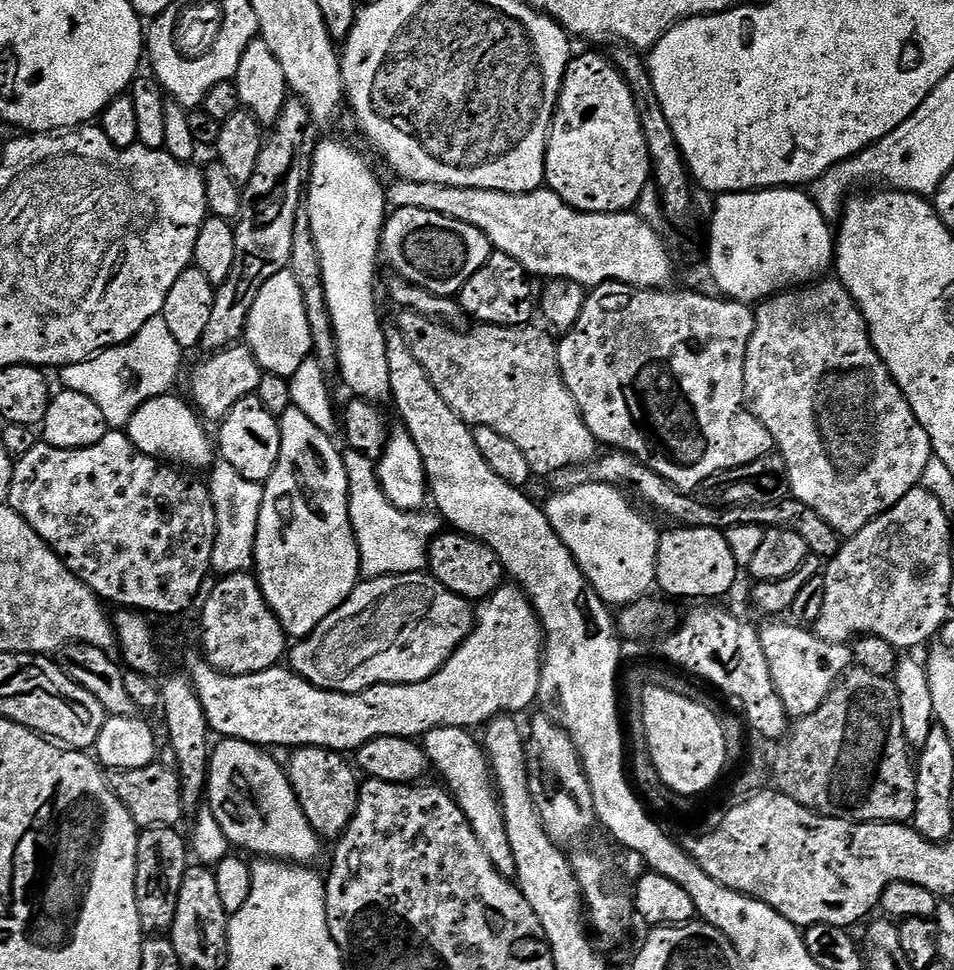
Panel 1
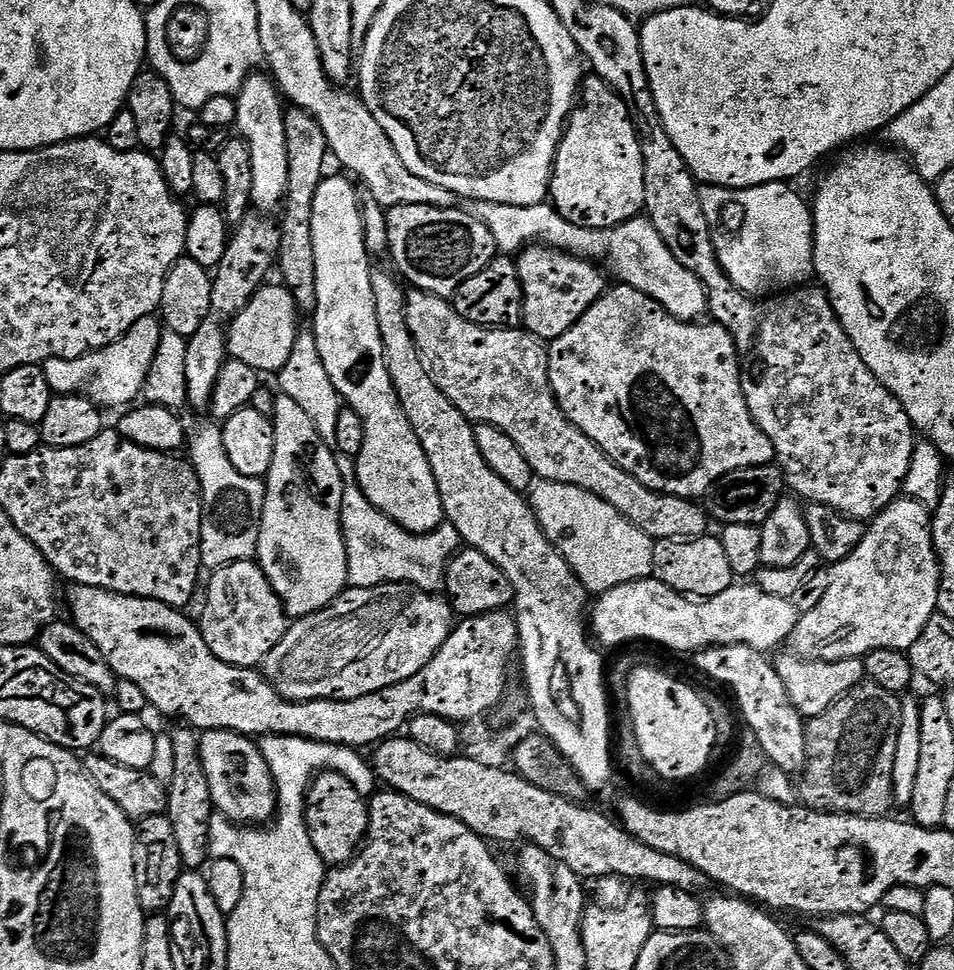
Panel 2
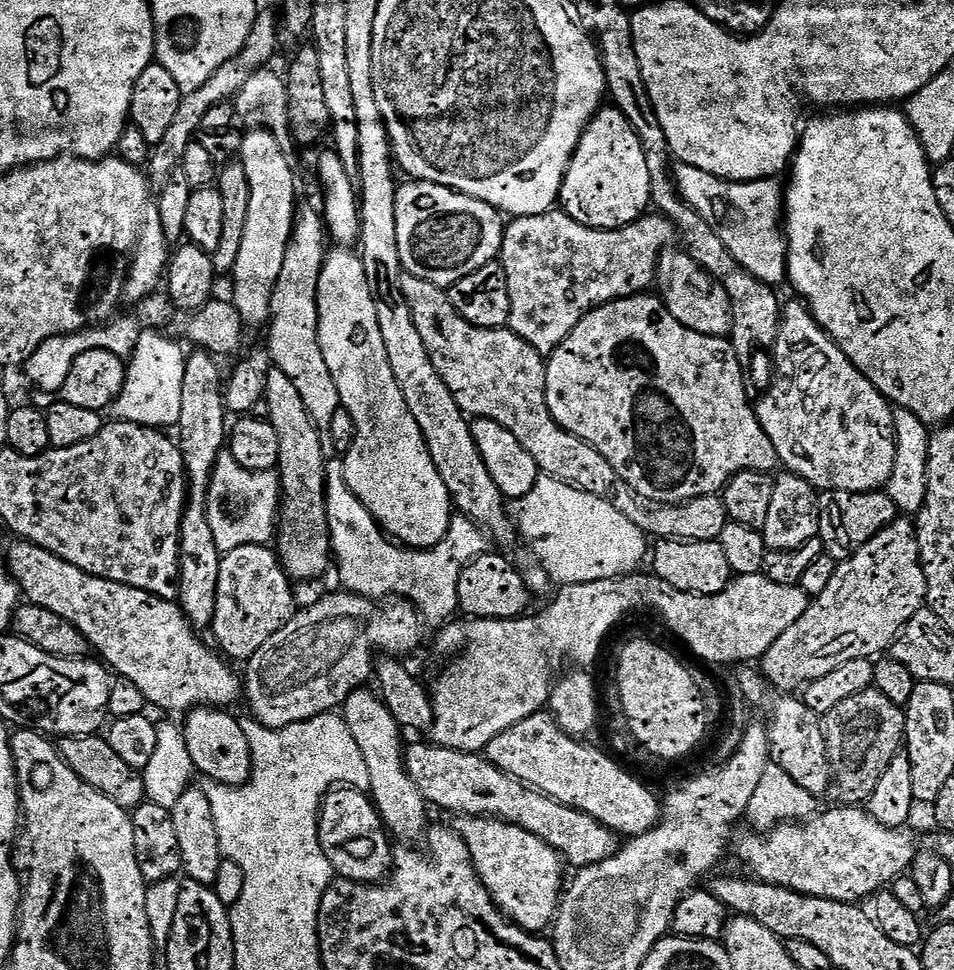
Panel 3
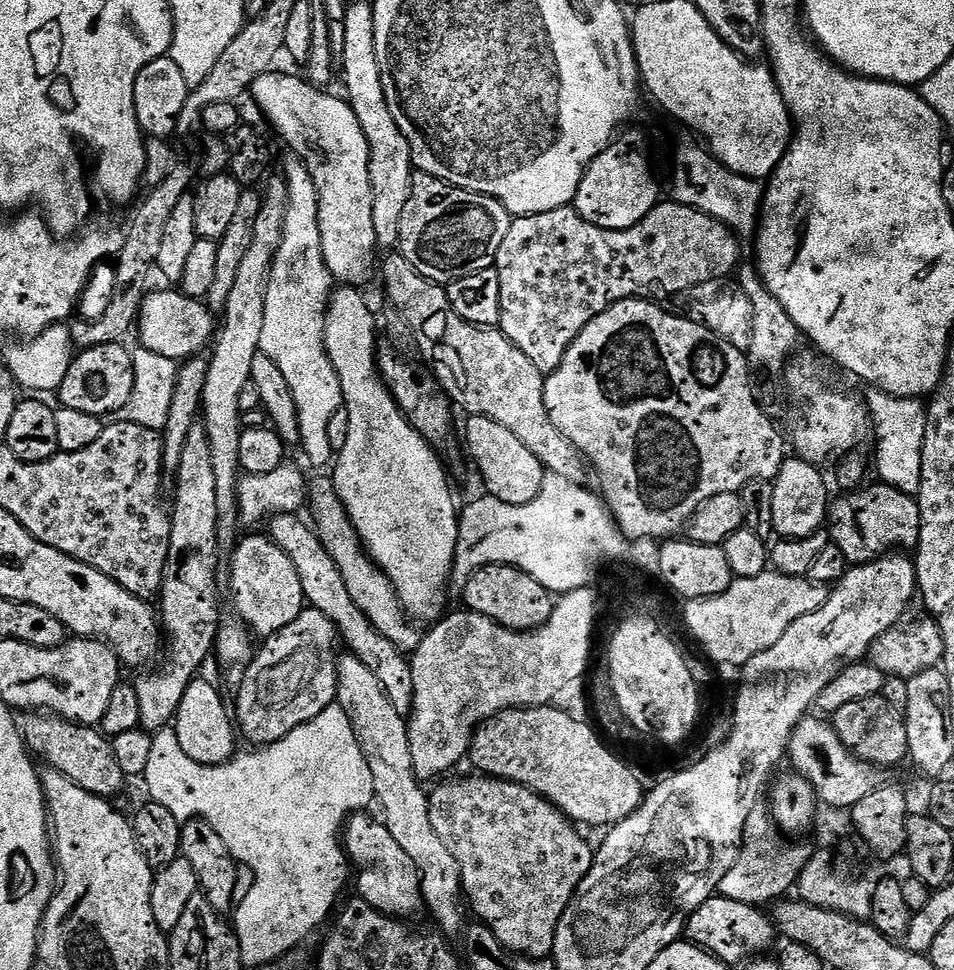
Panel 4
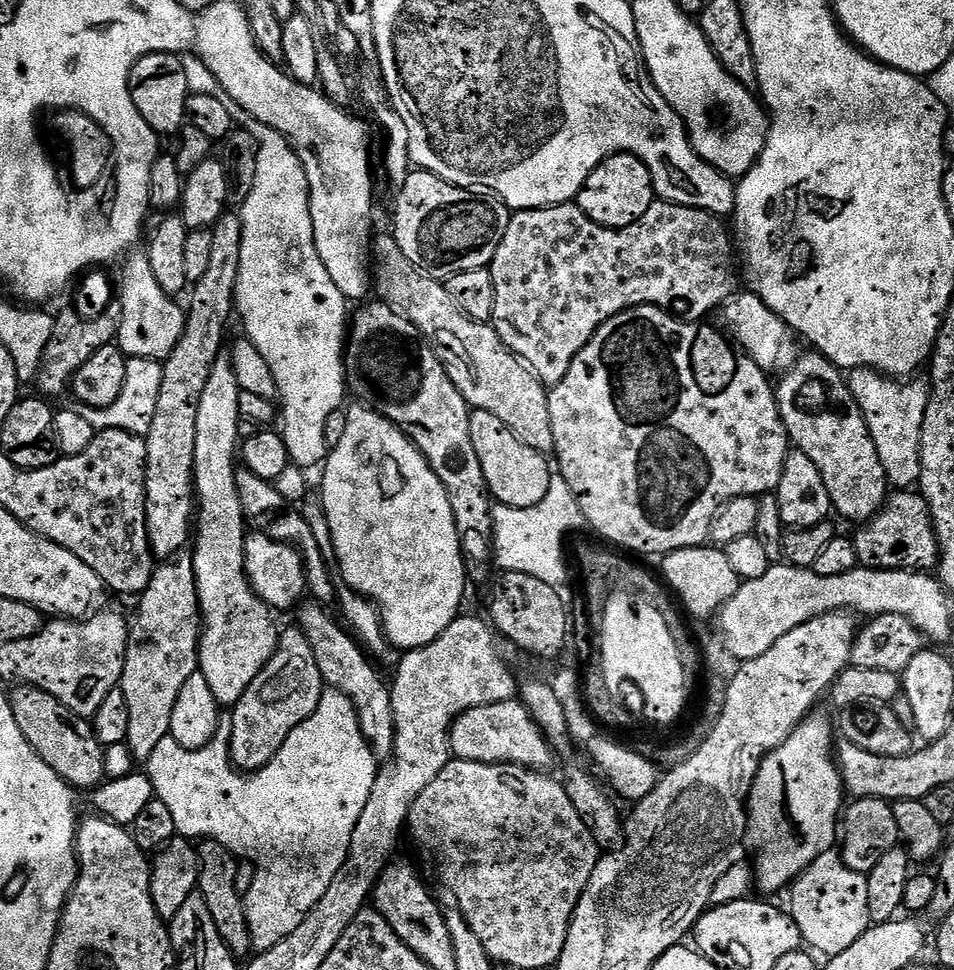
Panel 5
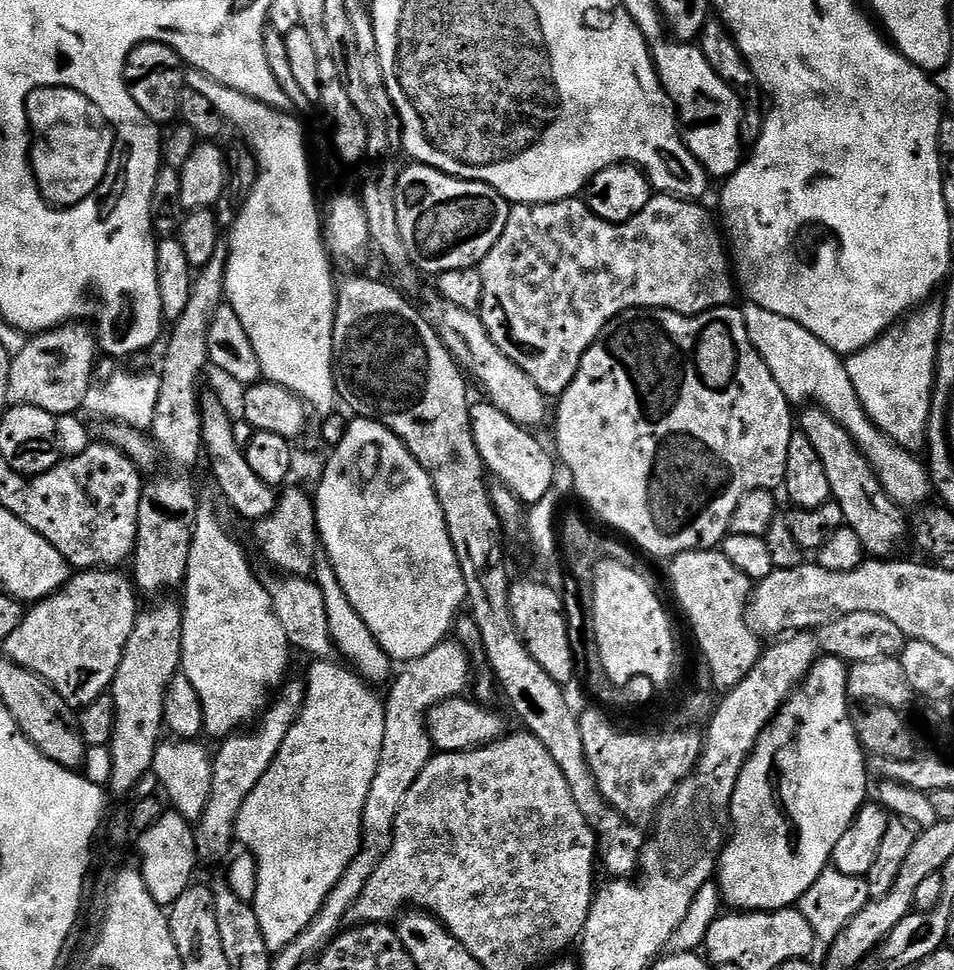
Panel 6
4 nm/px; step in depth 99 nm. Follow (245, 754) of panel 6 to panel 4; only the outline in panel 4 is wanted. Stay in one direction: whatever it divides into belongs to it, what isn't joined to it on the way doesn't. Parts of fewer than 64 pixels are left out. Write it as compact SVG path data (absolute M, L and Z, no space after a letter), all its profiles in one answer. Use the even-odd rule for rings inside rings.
M305 607L304 612L298 614L294 622L290 622L290 626L282 626L282 630L267 637L261 644L264 645L255 649L250 663L243 669L244 677L241 678L240 689L236 692L236 708L234 704L234 720L238 725L239 735L243 739L245 736L252 746L273 744L286 738L290 730L310 722L310 718L318 718L318 714L322 714L322 710L326 710L326 706L330 706L336 698L338 633L334 622L330 622L326 614Z

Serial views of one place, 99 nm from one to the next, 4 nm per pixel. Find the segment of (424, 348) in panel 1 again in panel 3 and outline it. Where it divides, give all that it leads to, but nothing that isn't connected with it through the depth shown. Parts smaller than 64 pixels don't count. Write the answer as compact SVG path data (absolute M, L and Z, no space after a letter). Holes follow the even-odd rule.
M404 275L402 294L410 306L410 314L414 314L414 326L418 326L418 334L422 334L422 342L426 342L426 350L434 362L434 370L438 370L438 374L442 378L442 382L446 382L450 394L454 394L454 402L458 402L458 406L469 417L493 420L498 422L498 426L506 426L506 430L510 430L510 434L514 434L514 438L518 438L518 442L522 442L522 446L526 446L526 454L530 454L530 458L534 458L534 462L543 475L552 476L555 480L574 486L578 490L586 490L586 494L594 494L598 498L610 502L610 506L614 506L614 510L622 510L622 514L626 514L626 518L630 518L630 522L634 522L634 526L641 528L645 537L656 536L657 541L685 540L686 542L710 542L720 539L722 530L730 521L724 501L719 495L699 496L681 504L645 502L619 476L614 470L614 466L610 466L610 462L606 462L606 458L602 458L602 454L598 454L598 450L594 450L594 446L590 446L582 438L578 438L567 432L562 426L558 426L558 422L546 406L545 357L538 350L534 350L534 346L527 344L521 336L514 334L511 328L479 328L466 322L466 318L462 318L462 314L458 314L458 310L454 310L445 289L417 276Z

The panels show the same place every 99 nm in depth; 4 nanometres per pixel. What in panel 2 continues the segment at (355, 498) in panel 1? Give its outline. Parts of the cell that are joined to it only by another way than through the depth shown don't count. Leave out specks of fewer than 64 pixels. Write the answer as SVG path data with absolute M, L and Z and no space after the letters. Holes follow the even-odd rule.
M387 518L375 519L343 521L349 585L373 588L379 584L412 584L427 592L439 593L445 587L453 556L462 548L453 524L445 522L432 532L419 533L407 532Z

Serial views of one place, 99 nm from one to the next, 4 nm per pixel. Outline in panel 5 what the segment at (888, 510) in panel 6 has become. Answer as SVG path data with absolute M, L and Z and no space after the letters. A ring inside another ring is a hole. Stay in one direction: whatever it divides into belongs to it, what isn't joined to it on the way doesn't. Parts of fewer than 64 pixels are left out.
M808 350L808 353L781 378L780 385L775 385L774 391L776 405L788 431L789 441L794 445L795 451L806 454L806 458L810 458L810 462L818 466L818 474L822 474L822 482L826 482L833 509L837 513L840 511L848 520L871 520L888 499L890 485L886 470L882 466L882 458L878 458L878 446L874 446L874 438L866 426L864 411L860 409L854 394L848 388L845 373L820 352Z

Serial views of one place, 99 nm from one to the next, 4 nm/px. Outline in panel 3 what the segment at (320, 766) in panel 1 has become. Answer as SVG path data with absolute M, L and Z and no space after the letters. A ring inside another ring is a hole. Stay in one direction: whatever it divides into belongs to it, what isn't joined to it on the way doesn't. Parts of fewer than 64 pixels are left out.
M343 786L332 789L320 804L318 838L326 858L330 858L333 873L341 880L379 884L394 867L393 841L367 791Z

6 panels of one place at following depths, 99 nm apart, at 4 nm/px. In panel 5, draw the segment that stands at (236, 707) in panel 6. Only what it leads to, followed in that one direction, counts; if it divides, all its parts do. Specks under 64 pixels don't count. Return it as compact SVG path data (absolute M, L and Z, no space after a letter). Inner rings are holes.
M221 354L214 362L214 370L210 370L210 379L206 381L206 386L202 389L202 399L198 402L198 435L194 442L194 474L196 475L196 498L198 501L198 519L194 524L194 547L191 549L192 565L196 570L196 585L198 586L198 598L200 599L200 618L202 621L202 631L200 633L200 666L199 671L210 682L210 690L214 693L214 698L221 706L234 706L242 698L246 686L258 678L258 674L270 662L270 658L276 652L276 644L280 640L281 629L276 628L276 620L273 609L263 604L252 584L248 581L248 575L244 569L244 538L246 535L246 521L242 514L242 502L238 498L238 482L236 481L236 470L238 467L238 445L241 443L240 421L240 383L235 374L235 366L227 355Z

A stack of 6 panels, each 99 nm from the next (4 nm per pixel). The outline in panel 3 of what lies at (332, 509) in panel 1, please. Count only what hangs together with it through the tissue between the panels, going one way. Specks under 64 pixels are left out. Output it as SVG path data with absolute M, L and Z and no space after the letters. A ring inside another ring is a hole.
M275 366L268 368L268 381L263 399L270 406L268 421L272 423L274 431L278 434L278 450L280 451L280 463L278 465L280 491L282 493L282 519L278 524L280 562L284 566L284 571L293 581L316 580L327 568L330 568L330 557L332 556L332 540L328 536L330 519L330 513L328 513L328 472L324 469L326 444L322 439L322 433L307 412L306 404L302 402L302 394L298 394L294 382L290 378L286 378L286 374L282 374L280 368Z

